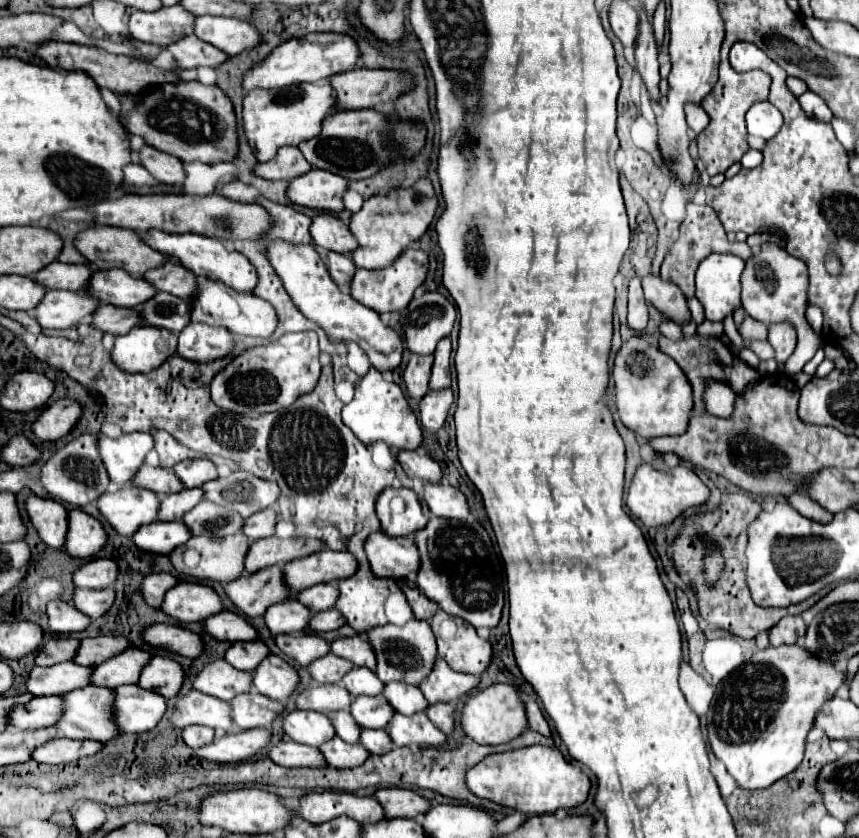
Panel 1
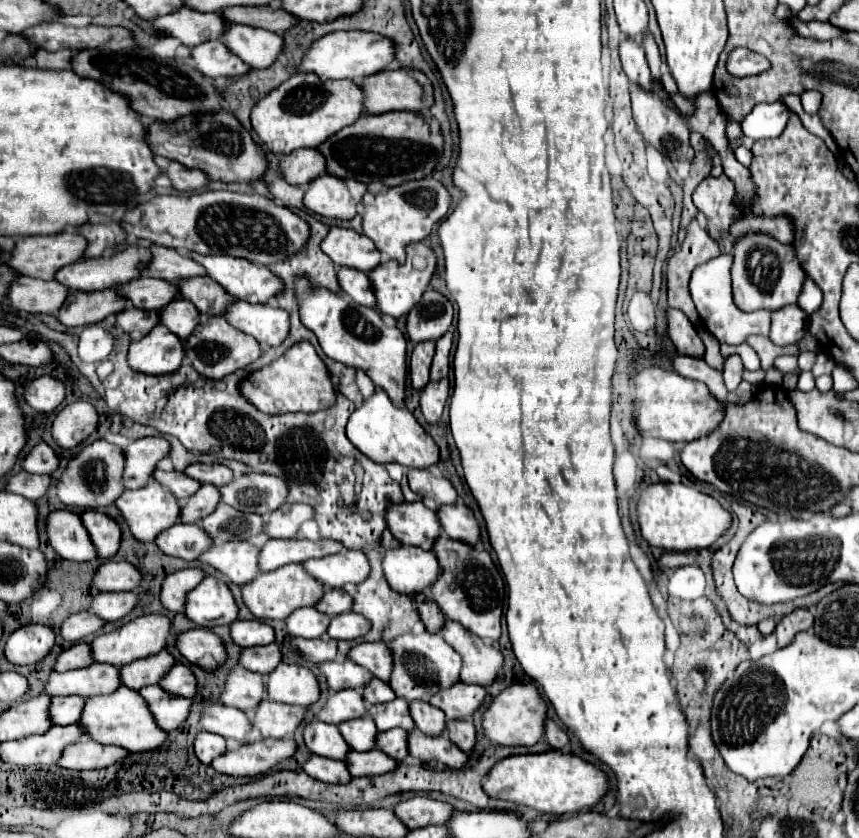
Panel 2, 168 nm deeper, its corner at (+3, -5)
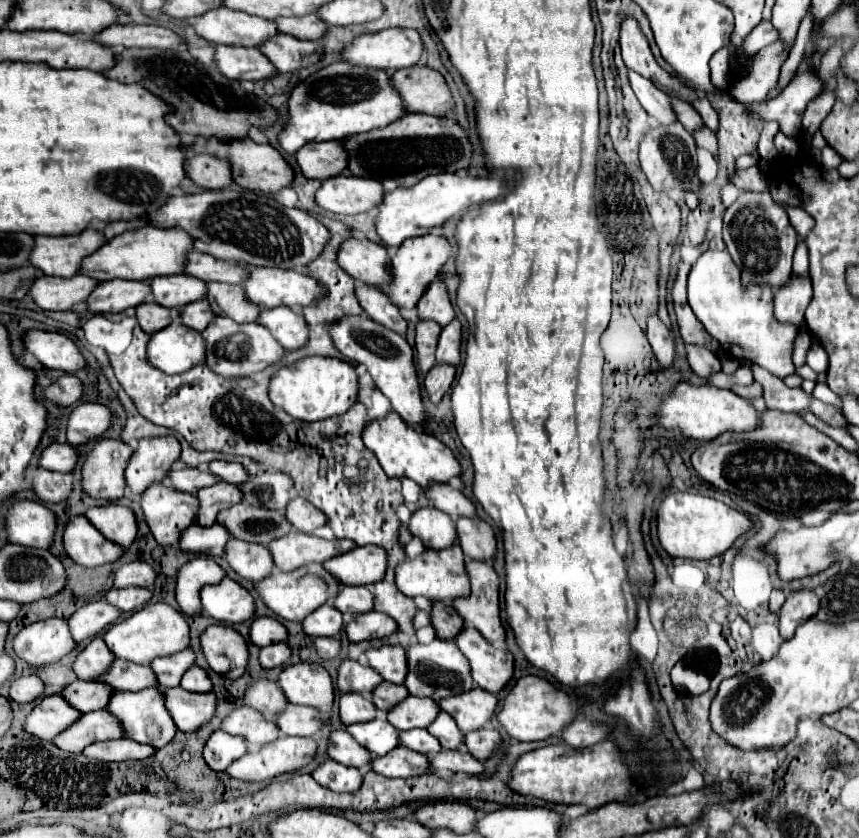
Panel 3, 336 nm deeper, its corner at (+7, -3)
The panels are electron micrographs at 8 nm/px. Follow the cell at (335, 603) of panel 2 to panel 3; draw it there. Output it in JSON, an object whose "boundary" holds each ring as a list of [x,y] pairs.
{"boundary":[[[340,587],[340,591],[332,599],[332,605],[344,615],[370,611],[372,609],[370,589],[368,587]]]}

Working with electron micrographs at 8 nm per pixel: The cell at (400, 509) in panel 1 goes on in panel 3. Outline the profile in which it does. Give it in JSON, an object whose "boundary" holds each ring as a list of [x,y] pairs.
{"boundary":[[[434,507],[418,509],[410,517],[408,531],[412,537],[418,537],[428,549],[446,549],[456,537],[454,519]]]}

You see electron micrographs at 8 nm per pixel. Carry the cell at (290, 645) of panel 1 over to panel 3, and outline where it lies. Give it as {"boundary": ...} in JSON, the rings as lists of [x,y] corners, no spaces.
{"boundary":[[[316,637],[312,643],[322,659],[334,659],[340,651],[340,641],[332,637]]]}

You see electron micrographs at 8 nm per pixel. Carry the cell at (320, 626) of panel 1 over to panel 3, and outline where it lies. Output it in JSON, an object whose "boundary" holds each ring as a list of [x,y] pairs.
{"boundary":[[[368,611],[352,615],[352,619],[344,625],[344,633],[348,635],[348,641],[364,641],[372,637],[384,637],[396,631],[394,619],[386,617],[384,613]]]}

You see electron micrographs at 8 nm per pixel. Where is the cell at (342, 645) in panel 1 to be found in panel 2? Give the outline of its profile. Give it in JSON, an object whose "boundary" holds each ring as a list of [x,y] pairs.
{"boundary":[[[378,641],[378,643],[362,643],[356,645],[350,655],[348,655],[354,663],[362,665],[364,669],[368,669],[374,677],[388,681],[390,679],[390,667],[394,667],[394,659],[390,659],[390,649],[388,643]]]}

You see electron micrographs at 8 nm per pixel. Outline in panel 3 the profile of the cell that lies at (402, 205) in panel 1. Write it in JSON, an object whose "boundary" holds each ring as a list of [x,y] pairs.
{"boundary":[[[438,173],[424,177],[422,181],[408,189],[398,187],[384,195],[384,199],[378,203],[378,215],[374,219],[376,233],[380,235],[384,245],[398,247],[408,237],[432,233],[446,219],[466,211],[474,203],[496,199],[500,191],[502,183],[492,177],[458,177],[454,173]]]}

